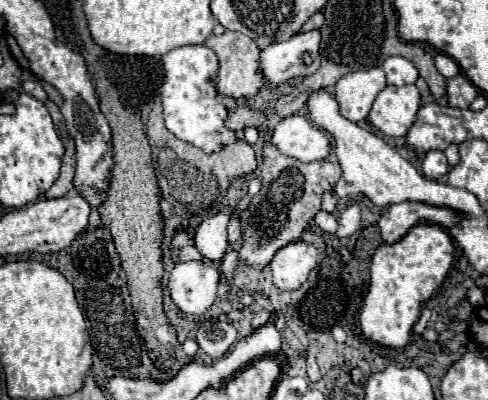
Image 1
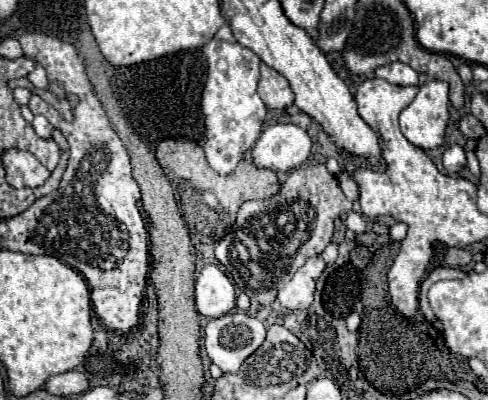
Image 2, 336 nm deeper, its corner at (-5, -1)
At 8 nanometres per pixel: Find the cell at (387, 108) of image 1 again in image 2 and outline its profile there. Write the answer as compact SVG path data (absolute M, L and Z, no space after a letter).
M428 81L422 85L414 101L400 113L400 129L404 137L426 151L444 145L450 121L448 107L448 83Z

